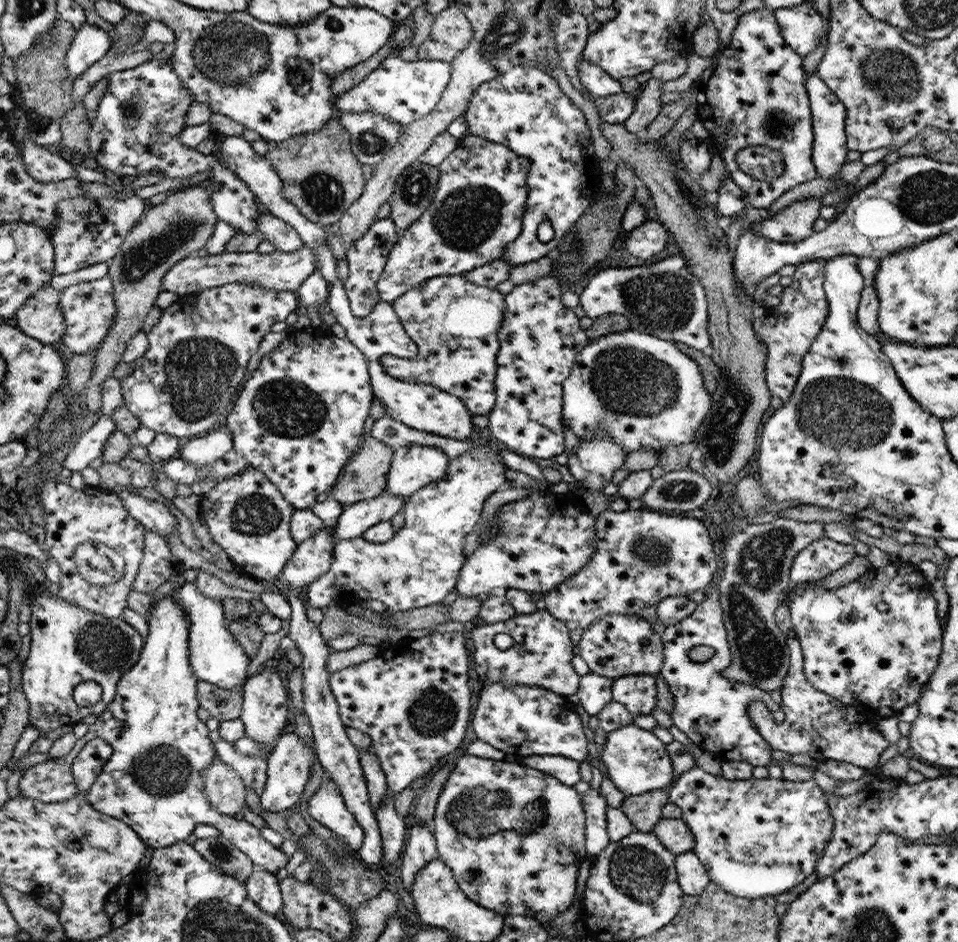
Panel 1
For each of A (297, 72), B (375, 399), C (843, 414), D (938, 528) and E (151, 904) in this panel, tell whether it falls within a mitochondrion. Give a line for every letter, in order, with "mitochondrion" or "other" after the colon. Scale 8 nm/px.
A: mitochondrion
B: other
C: mitochondrion
D: other
E: other

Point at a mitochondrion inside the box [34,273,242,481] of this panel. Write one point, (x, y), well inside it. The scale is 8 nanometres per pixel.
(201, 372)

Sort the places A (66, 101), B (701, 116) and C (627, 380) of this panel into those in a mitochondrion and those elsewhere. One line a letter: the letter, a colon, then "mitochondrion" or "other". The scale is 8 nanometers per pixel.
A: other
B: other
C: mitochondrion

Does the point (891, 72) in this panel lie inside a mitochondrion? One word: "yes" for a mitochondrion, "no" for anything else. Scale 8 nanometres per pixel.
yes

